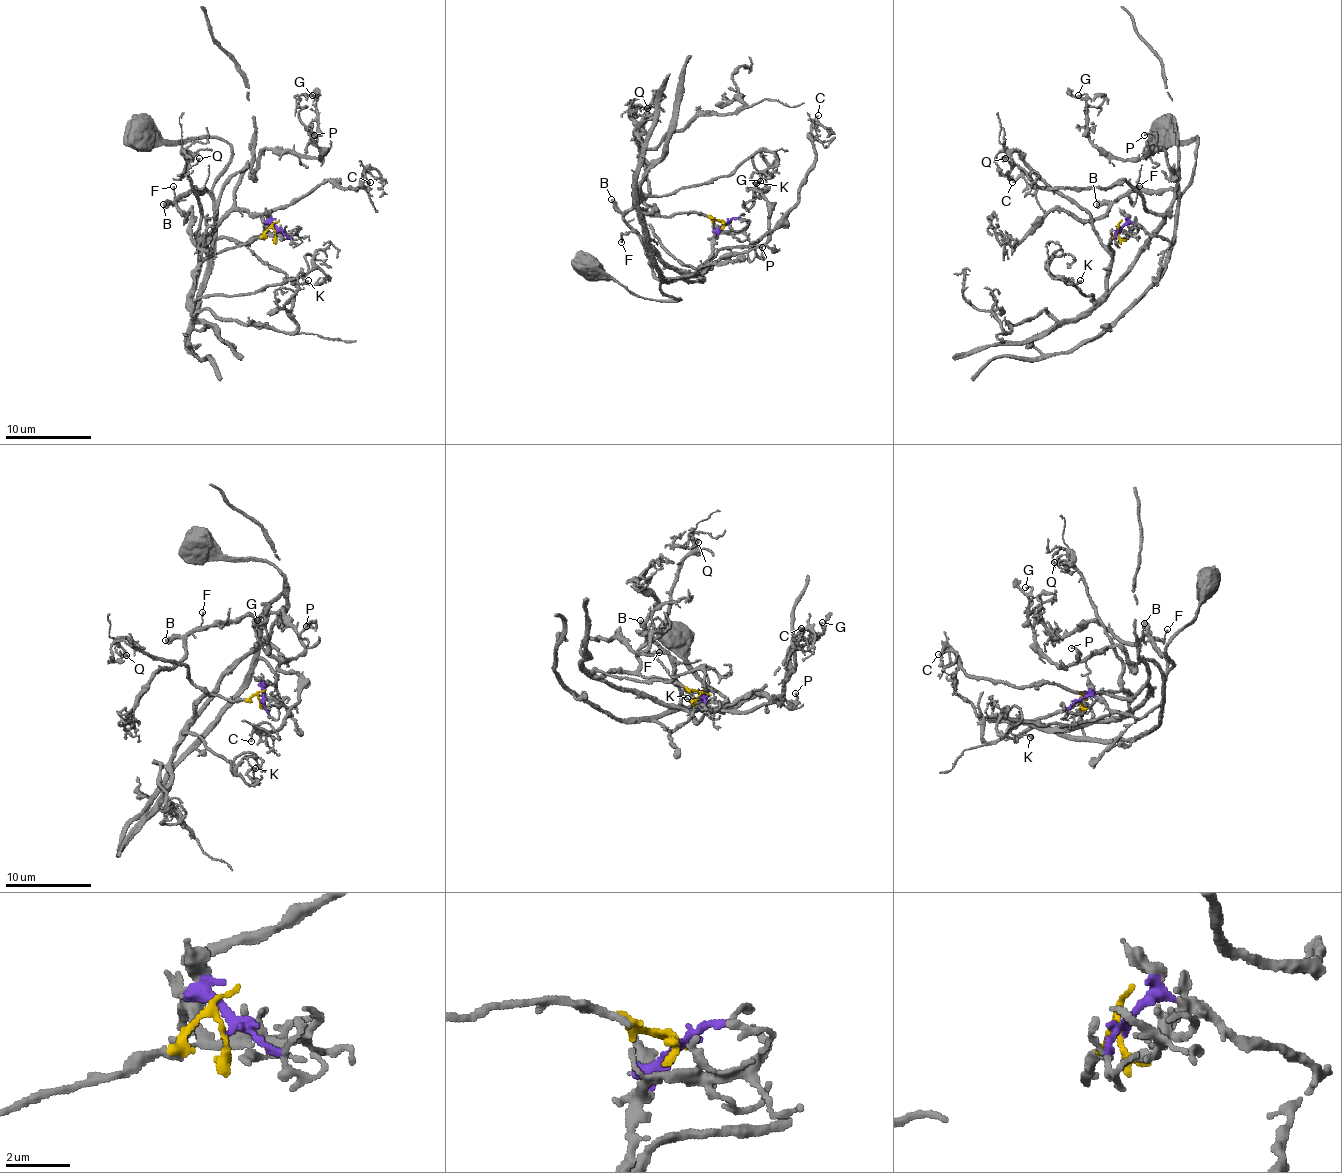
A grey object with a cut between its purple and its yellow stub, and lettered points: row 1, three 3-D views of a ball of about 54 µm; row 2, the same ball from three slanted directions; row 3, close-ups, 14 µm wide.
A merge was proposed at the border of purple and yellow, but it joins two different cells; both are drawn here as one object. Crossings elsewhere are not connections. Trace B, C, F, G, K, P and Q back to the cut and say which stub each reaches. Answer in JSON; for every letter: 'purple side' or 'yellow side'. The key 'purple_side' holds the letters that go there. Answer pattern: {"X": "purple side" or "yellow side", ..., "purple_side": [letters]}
{"B": "purple side", "C": "yellow side", "F": "purple side", "G": "purple side", "K": "yellow side", "P": "purple side", "Q": "yellow side", "purple_side": ["B", "F", "G", "P"]}

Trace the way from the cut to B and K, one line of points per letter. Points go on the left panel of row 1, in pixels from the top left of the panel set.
B: (274, 233), (270, 224), (244, 243), (216, 235), (212, 196), (205, 190), (188, 190), (162, 205)
K: (274, 233), (214, 252), (190, 297), (263, 291), (310, 269), (327, 278), (308, 280)

